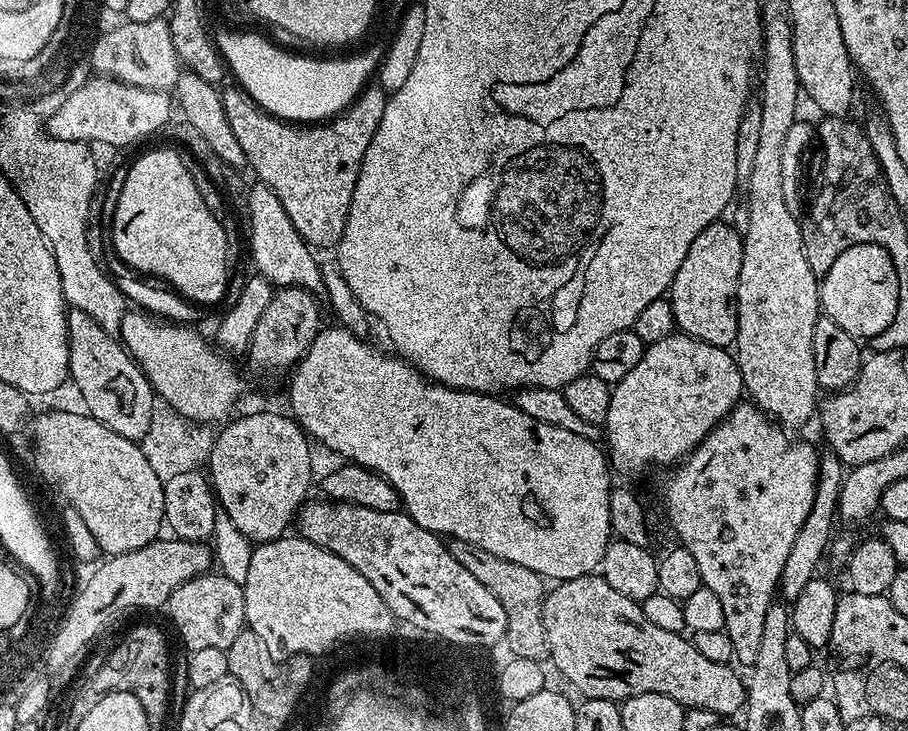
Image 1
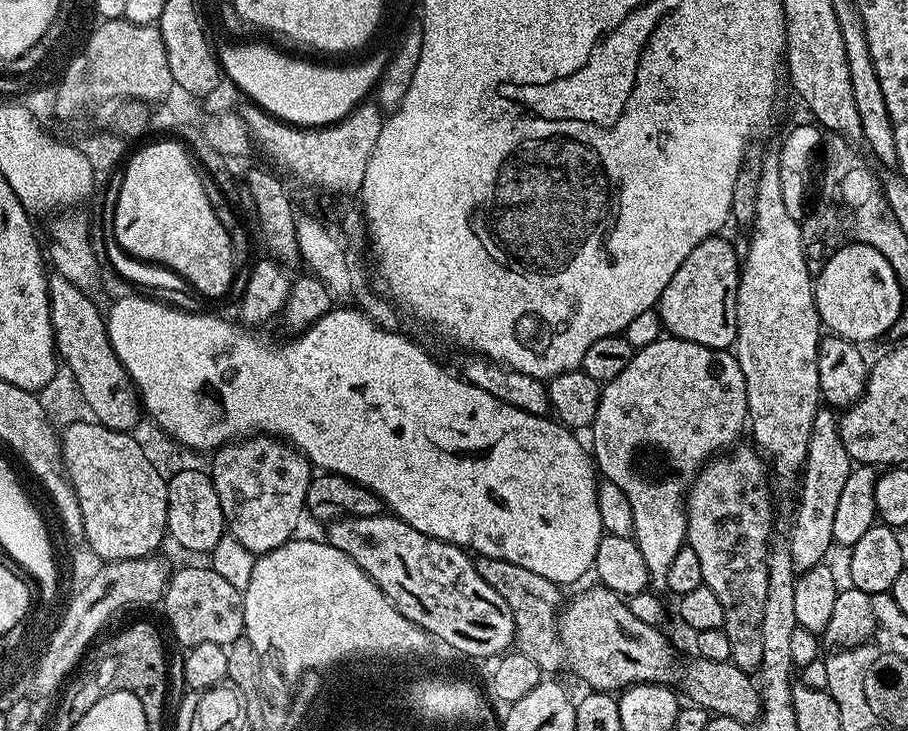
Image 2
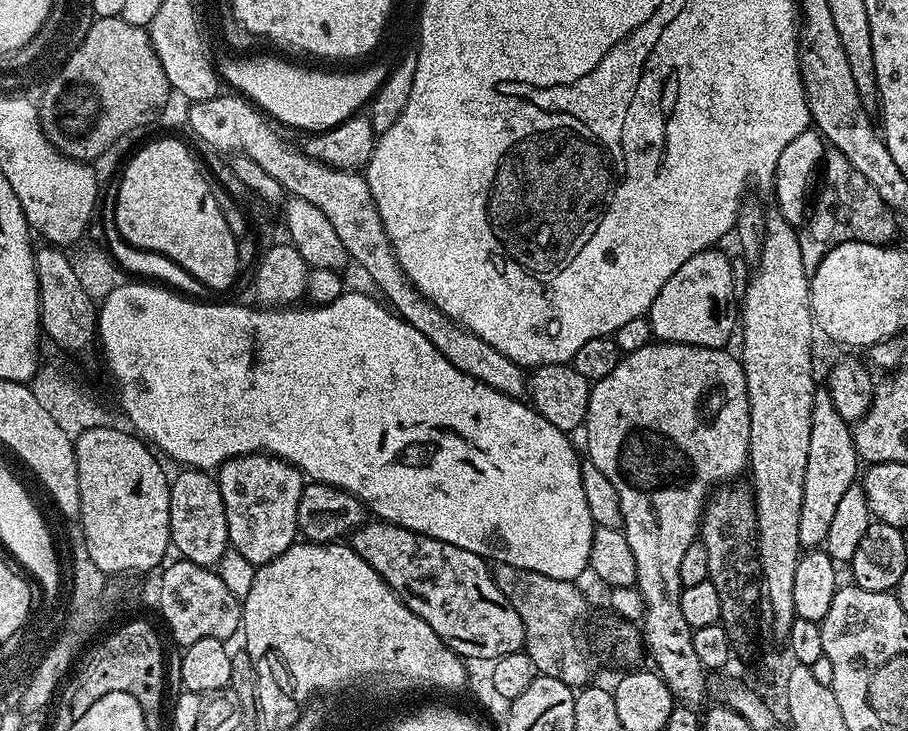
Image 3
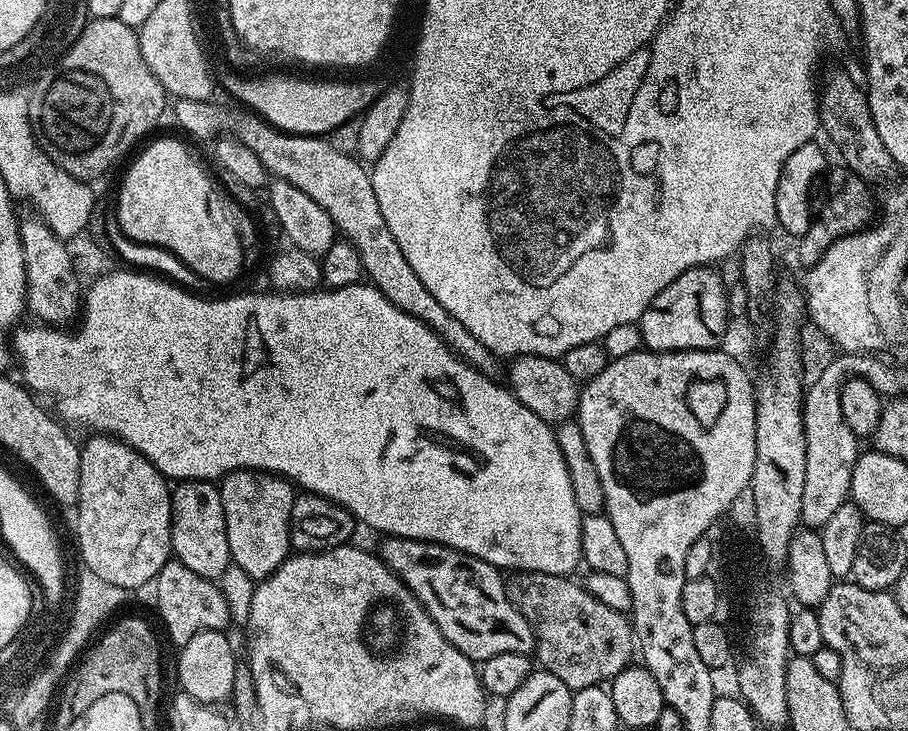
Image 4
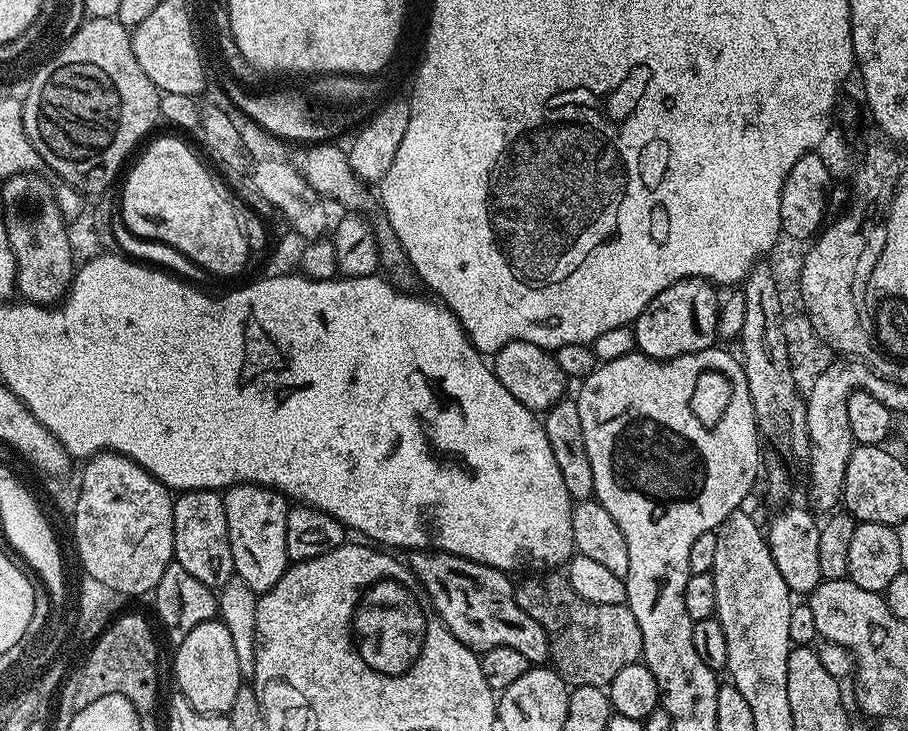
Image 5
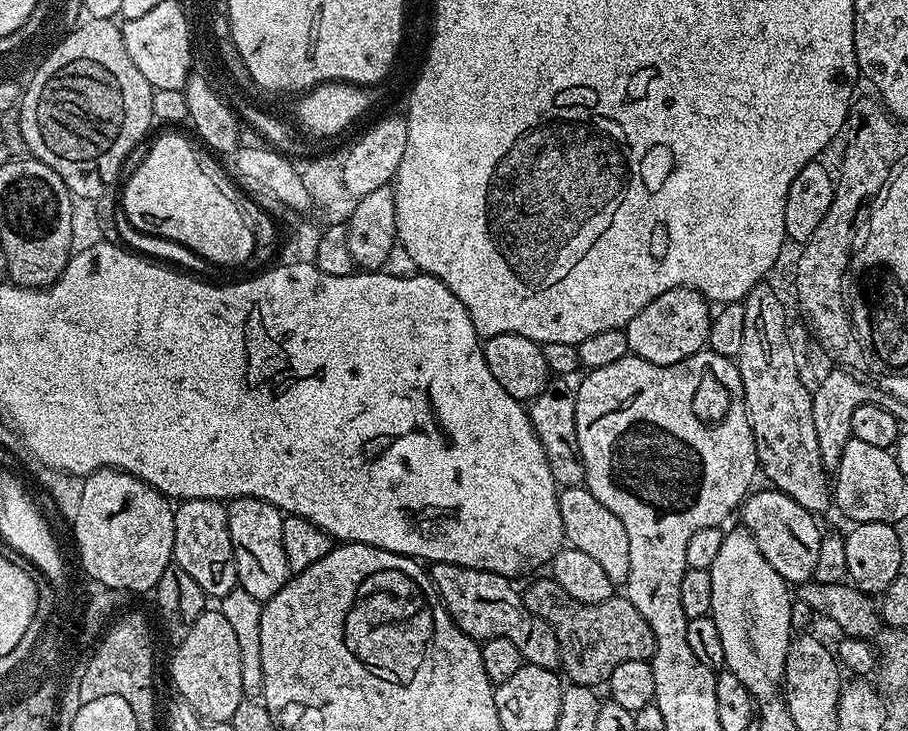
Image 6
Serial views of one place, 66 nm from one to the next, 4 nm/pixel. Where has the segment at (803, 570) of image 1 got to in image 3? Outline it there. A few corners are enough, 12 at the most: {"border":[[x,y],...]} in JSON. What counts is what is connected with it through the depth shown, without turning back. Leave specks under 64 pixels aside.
{"border":[[826,388],[812,404],[798,518],[801,549],[821,547],[857,483],[853,429]]}

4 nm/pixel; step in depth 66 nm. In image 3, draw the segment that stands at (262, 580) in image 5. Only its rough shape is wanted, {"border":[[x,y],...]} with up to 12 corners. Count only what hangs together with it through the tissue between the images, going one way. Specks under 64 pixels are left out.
{"border":[[262,452],[221,464],[231,551],[297,543],[306,477]]}

